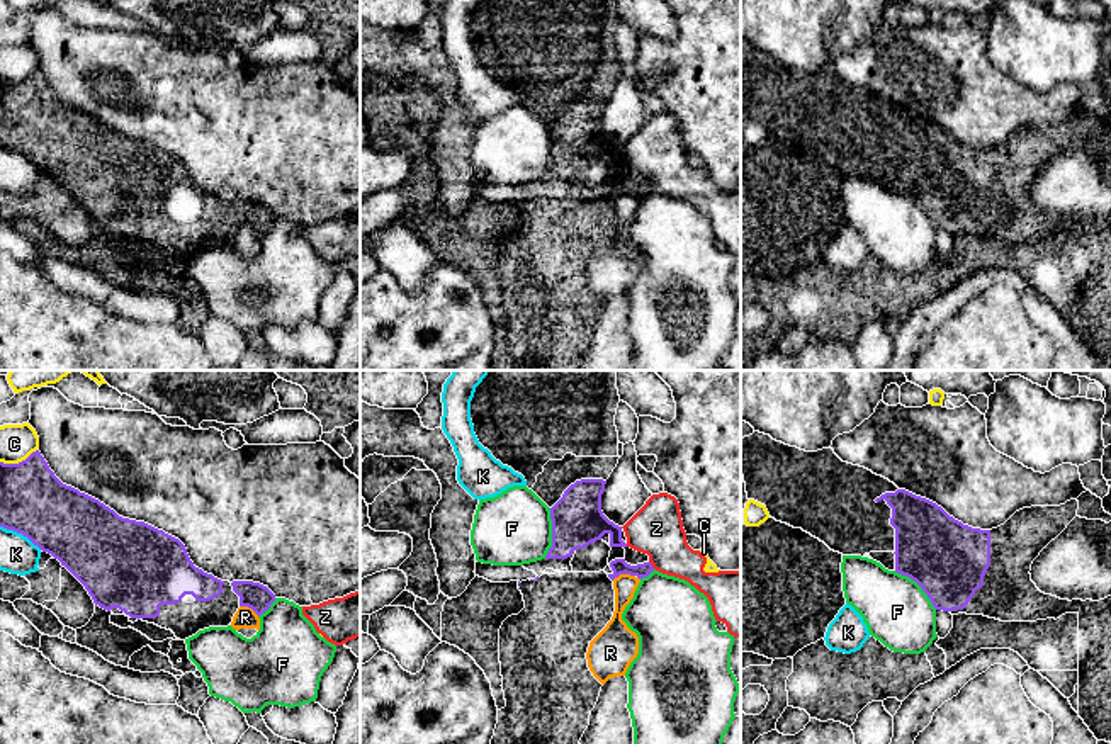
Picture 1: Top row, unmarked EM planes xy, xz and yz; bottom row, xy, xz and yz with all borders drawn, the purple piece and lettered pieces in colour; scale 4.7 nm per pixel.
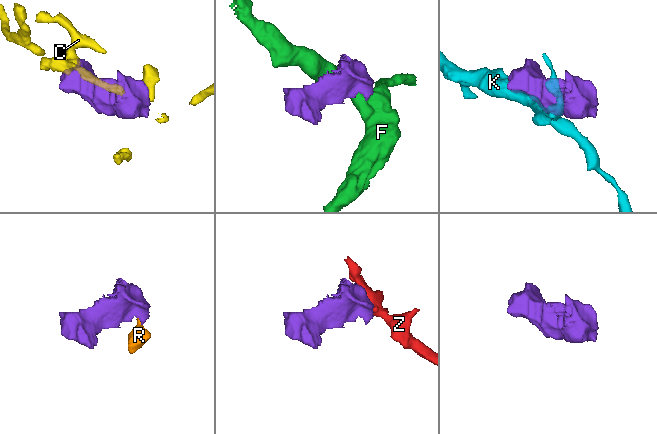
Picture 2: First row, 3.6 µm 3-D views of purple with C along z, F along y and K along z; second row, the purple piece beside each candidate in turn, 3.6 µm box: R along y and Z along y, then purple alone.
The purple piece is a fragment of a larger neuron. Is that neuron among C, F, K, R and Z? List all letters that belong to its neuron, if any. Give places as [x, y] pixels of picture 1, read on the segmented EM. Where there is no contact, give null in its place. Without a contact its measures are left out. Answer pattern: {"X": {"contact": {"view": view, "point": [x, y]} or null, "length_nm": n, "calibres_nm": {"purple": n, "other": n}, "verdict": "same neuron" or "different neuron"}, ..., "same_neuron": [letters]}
{"C": {"contact": {"view": "xy", "point": [19, 462]}, "length_nm": 190, "calibres_nm": {"purple": 320, "other": 170}, "verdict": "different neuron"}, "F": {"contact": {"view": "xz", "point": [552, 534]}, "length_nm": 240, "calibres_nm": {"purple": 240, "other": 360}, "verdict": "different neuron"}, "K": {"contact": {"view": "xy", "point": [21, 532]}, "length_nm": 240, "calibres_nm": {"purple": 340, "other": 180}, "verdict": "different neuron"}, "R": {"contact": {"view": "xz", "point": [622, 573]}, "length_nm": 110, "calibres_nm": {"purple": 80, "other": 110}, "verdict": "different neuron"}, "Z": {"contact": {"view": "xz", "point": [651, 564]}, "length_nm": 50, "calibres_nm": {"purple": 80, "other": 240}, "verdict": "different neuron"}, "same_neuron": []}

